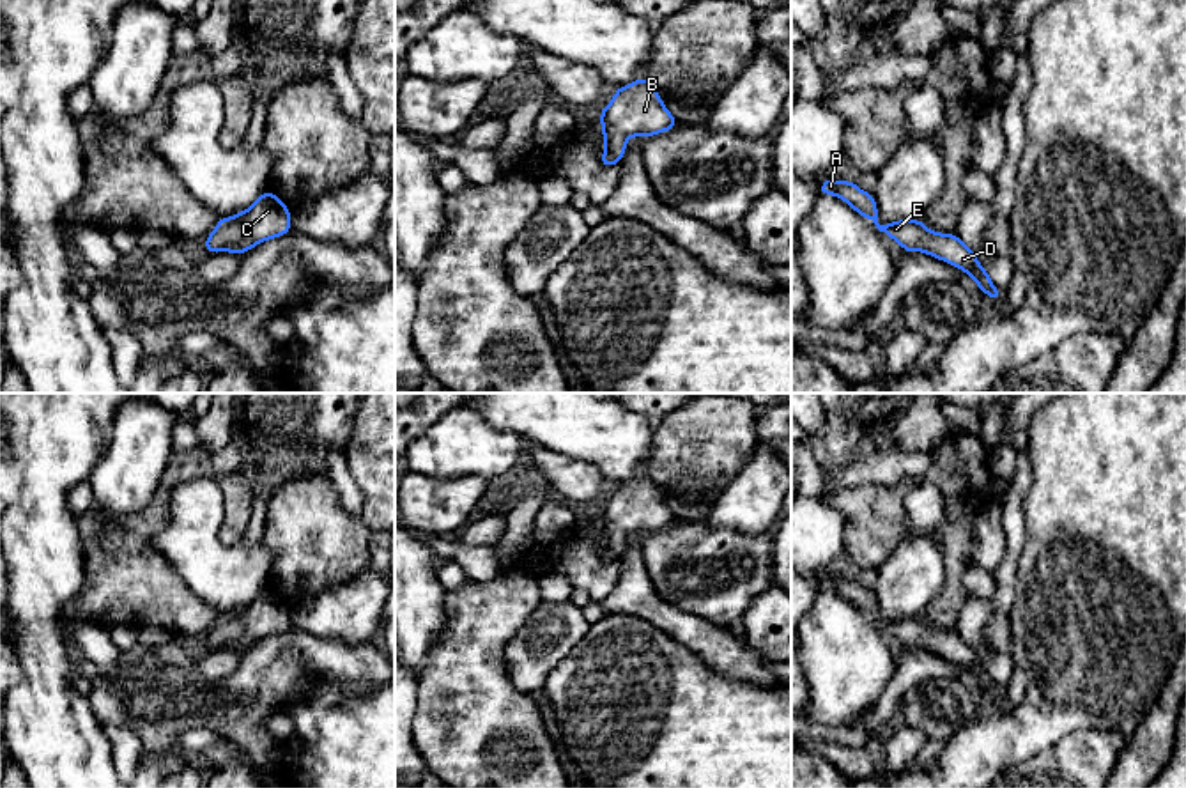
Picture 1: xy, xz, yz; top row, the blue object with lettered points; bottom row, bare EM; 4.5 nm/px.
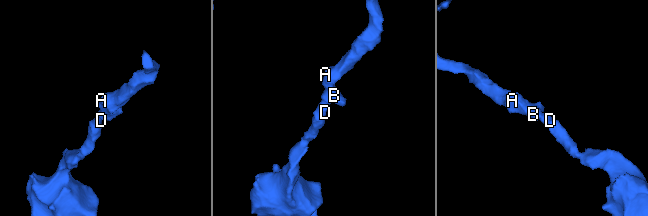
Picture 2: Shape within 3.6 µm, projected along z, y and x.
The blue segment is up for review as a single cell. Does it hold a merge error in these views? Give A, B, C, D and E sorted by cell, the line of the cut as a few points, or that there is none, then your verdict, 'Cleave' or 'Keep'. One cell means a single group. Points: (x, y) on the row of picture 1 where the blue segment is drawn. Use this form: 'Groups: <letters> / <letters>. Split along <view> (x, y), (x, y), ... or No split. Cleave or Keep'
Groups: A B C D E. No split. Keep

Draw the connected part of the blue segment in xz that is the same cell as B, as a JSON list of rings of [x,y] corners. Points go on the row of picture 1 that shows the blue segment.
[[[637,78],[616,89],[611,103],[598,113],[605,151],[604,168],[618,165],[627,152],[628,136],[648,138],[678,126],[651,80]]]

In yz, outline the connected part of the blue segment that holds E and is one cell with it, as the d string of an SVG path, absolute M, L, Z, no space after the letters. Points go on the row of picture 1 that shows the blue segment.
M825 177L818 193L820 197L836 195L844 200L855 212L873 221L880 232L897 241L905 253L924 251L929 257L965 271L995 303L1002 297L1004 292L991 283L984 266L977 262L975 253L958 237L958 234L931 232L922 220L896 220L889 225L880 225L874 195L862 191L857 182L843 179L830 181Z

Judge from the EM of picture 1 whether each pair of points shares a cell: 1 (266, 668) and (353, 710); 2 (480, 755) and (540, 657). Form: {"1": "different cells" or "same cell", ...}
{"1": "different cells", "2": "different cells"}

